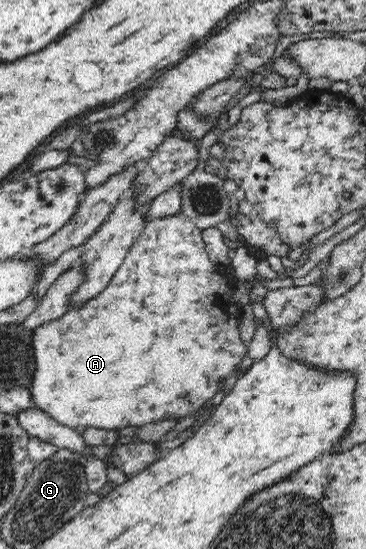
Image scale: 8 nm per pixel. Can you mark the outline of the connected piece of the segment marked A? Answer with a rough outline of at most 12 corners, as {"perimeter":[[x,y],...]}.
{"perimeter":[[181,210],[34,330],[59,424],[197,414],[248,356]]}

